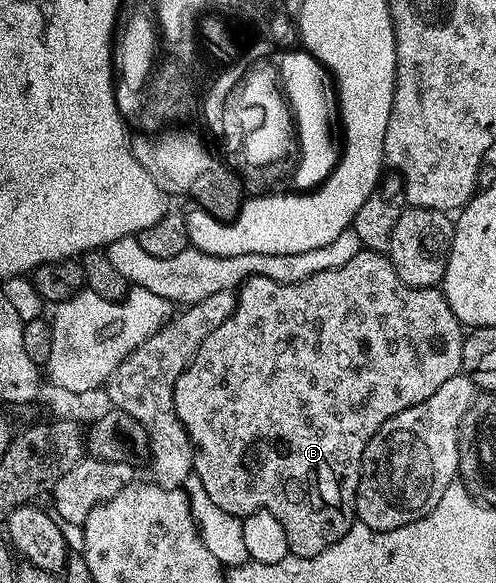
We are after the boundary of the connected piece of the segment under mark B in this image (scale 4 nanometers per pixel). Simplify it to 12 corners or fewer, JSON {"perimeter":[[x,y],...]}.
{"perimeter":[[385,254],[248,277],[180,373],[193,474],[289,554],[462,369]]}

